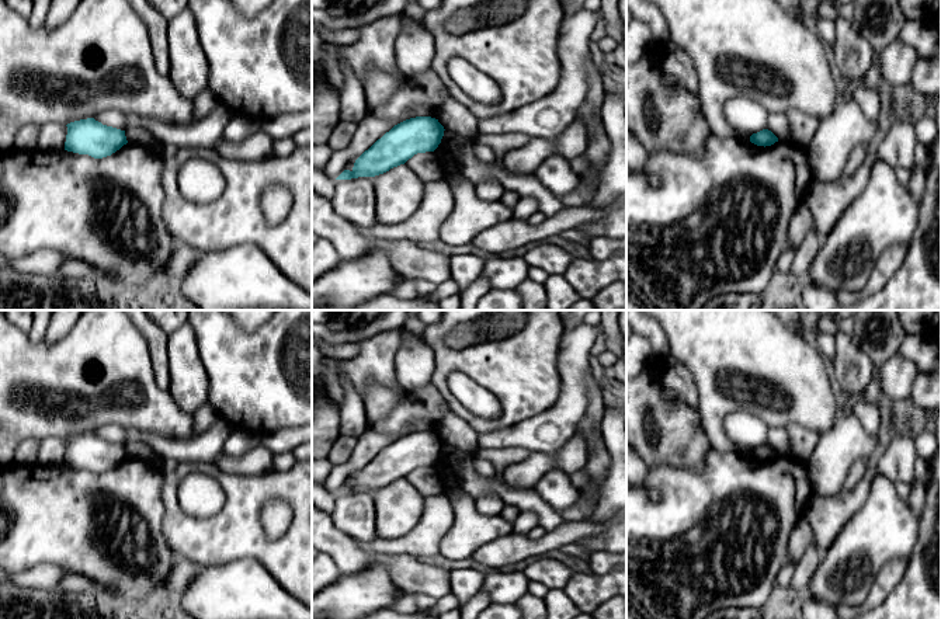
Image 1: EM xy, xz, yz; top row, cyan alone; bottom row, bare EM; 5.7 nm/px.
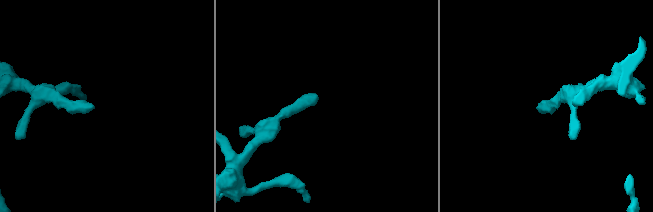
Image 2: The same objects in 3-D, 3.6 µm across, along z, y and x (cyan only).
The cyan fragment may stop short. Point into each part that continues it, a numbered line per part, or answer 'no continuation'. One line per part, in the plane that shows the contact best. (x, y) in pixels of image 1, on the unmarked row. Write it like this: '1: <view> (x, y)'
no continuation

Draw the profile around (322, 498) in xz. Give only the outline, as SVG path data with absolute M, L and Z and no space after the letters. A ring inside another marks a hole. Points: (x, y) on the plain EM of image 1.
M312 483L312 505L331 515L336 508L336 494L327 491L323 484Z

